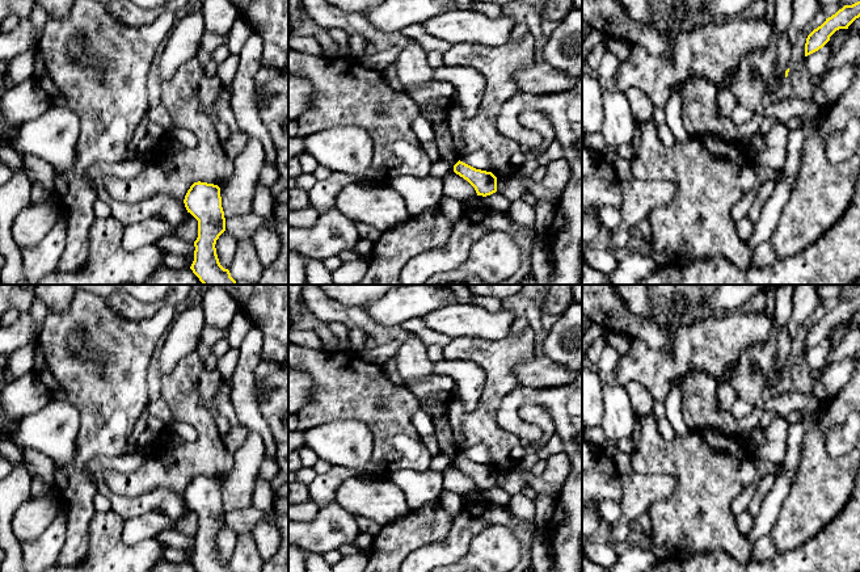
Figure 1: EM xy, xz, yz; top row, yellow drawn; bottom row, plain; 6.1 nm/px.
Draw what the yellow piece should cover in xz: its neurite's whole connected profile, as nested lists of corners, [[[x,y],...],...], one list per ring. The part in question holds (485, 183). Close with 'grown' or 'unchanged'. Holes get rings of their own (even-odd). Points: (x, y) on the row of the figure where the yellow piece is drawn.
[[[460,160],[454,165],[454,172],[467,180],[477,195],[486,197],[497,192],[497,177],[492,172],[476,169]]]; unchanged

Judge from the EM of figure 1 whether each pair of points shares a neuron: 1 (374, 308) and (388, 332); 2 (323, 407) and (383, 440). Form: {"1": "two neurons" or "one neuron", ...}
{"1": "two neurons", "2": "one neuron"}

